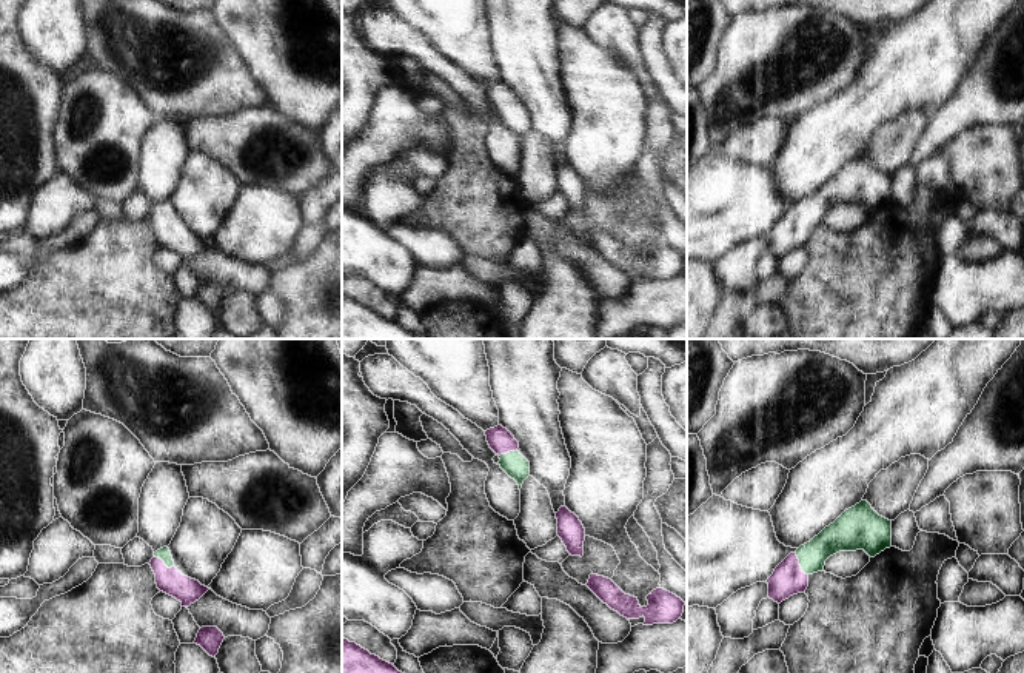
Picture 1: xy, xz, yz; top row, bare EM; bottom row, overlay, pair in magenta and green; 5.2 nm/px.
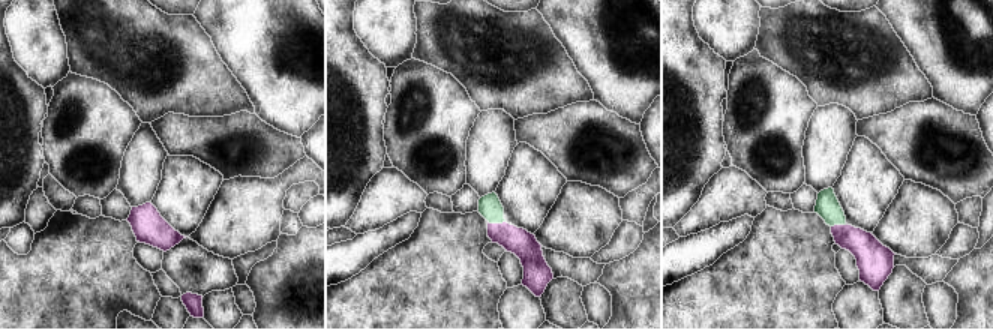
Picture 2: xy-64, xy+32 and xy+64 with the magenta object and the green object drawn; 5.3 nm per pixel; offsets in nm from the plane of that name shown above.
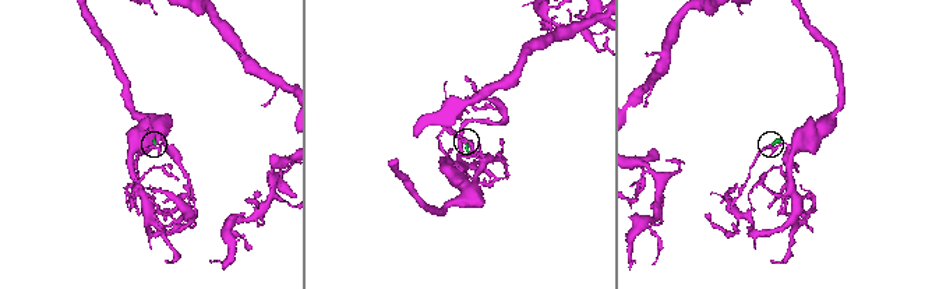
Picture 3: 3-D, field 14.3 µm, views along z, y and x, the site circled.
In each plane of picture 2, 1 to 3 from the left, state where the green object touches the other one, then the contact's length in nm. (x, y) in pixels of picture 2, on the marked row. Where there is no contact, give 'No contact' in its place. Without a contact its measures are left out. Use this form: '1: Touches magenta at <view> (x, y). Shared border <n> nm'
1: No contact
2: Touches magenta at xy+32 (497, 224). Shared border 100 nm
3: Touches magenta at xy+64 (839, 225). Shared border 90 nm.

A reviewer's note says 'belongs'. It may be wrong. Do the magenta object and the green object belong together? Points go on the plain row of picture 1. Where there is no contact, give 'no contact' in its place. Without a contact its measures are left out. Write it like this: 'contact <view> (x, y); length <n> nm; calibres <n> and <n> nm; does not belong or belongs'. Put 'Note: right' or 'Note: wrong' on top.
Note: right
contact yz (798, 219); length 140 nm; calibres 170 and 150 nm; belongs

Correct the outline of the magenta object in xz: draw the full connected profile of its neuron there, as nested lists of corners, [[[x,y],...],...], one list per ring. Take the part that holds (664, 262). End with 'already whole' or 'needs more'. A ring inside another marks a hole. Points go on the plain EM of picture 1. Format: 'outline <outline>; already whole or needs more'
outline [[[590,229],[587,242],[611,265],[627,274],[645,273],[644,280],[673,279],[681,274],[685,257],[676,249],[656,243],[648,251],[648,260],[641,262],[637,253],[625,249],[611,234]]]; already whole

